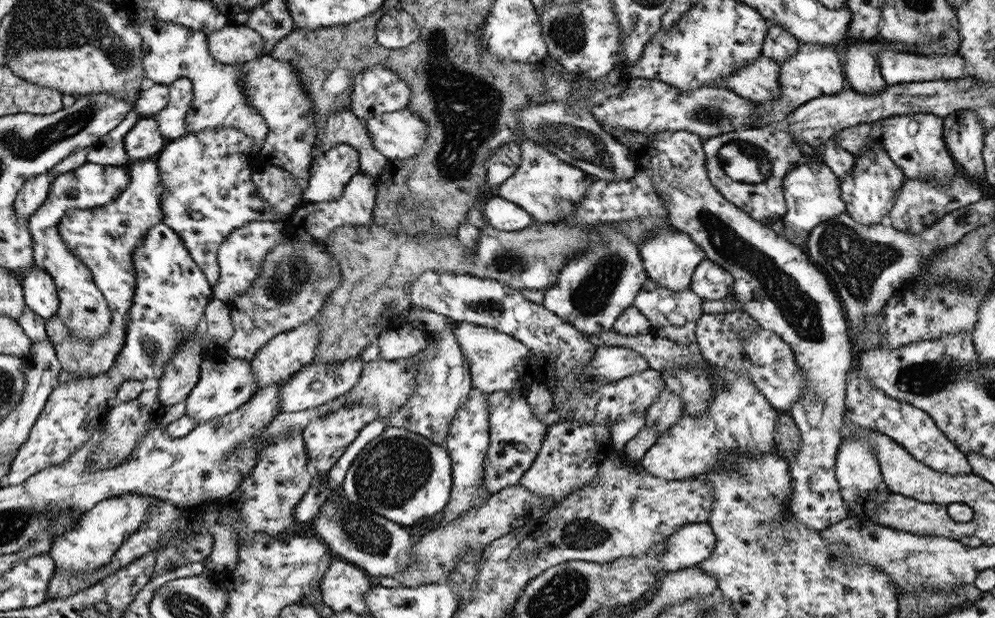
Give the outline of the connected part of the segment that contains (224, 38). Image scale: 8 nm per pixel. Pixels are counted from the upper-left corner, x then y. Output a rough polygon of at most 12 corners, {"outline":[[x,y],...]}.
{"outline":[[247,24],[207,35],[218,62],[234,65],[263,54],[265,40]]}

